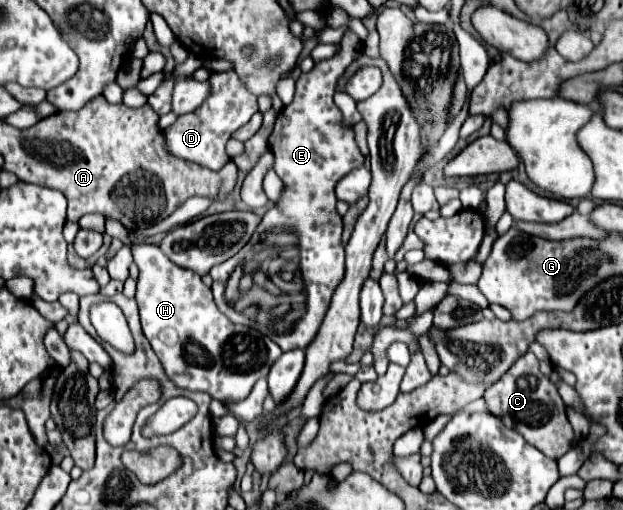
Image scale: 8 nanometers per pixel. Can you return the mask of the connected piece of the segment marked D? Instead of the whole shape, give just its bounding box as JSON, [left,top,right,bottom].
[162,71,258,171]

